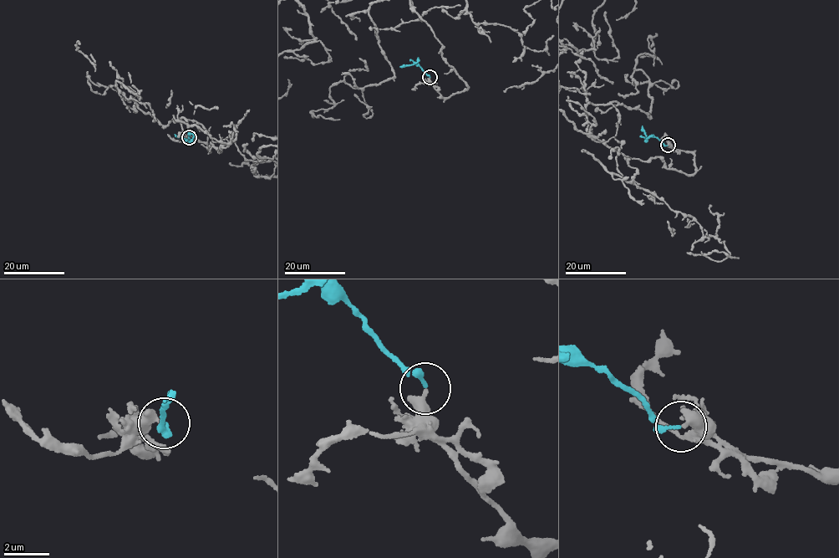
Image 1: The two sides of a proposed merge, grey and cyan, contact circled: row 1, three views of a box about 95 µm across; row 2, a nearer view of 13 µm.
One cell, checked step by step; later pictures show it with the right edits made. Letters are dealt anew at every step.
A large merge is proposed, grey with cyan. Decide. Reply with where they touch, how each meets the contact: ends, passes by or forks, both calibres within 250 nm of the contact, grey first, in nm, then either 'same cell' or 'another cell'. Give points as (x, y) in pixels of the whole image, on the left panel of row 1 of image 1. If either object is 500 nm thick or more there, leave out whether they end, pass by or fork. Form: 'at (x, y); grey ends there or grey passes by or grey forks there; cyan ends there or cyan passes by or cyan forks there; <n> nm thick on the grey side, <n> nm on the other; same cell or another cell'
at (189, 137); grey ends there; cyan ends there; 400 nm thick on the grey side, 200 nm on the other; same cell

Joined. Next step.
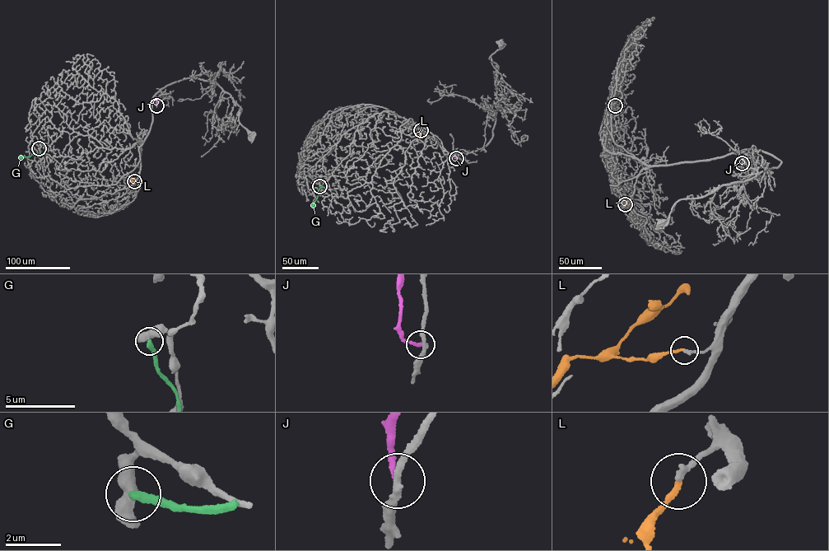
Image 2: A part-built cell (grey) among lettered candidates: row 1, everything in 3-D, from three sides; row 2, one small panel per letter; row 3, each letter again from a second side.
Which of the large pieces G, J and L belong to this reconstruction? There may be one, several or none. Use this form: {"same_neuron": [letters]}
{"same_neuron": ["L"]}

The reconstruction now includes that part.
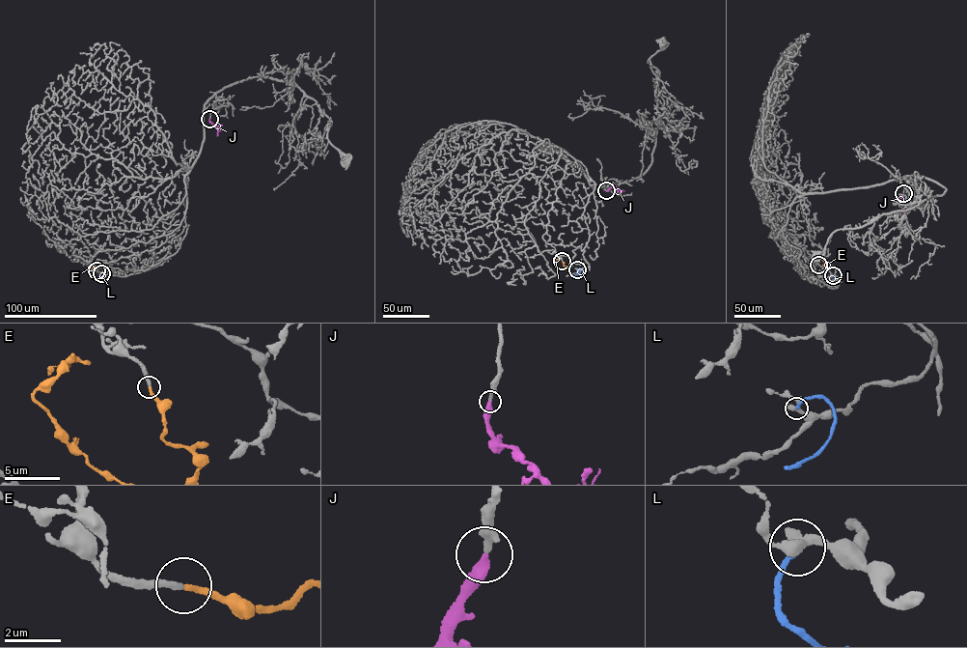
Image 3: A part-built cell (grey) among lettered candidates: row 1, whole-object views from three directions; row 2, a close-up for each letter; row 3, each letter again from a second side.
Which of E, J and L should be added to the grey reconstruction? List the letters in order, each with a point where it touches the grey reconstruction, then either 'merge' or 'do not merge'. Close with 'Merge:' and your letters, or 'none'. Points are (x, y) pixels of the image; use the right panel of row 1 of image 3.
E: meets grey at (818, 265); merge
J: meets grey at (903, 193); merge
L: meets grey at (833, 275); do not merge
Merge: E, J

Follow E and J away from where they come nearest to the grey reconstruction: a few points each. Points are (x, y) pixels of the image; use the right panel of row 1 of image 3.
E: (818, 265), (827, 265), (819, 258), (815, 259), (817, 256)
J: (903, 193), (899, 202), (908, 206), (902, 213)

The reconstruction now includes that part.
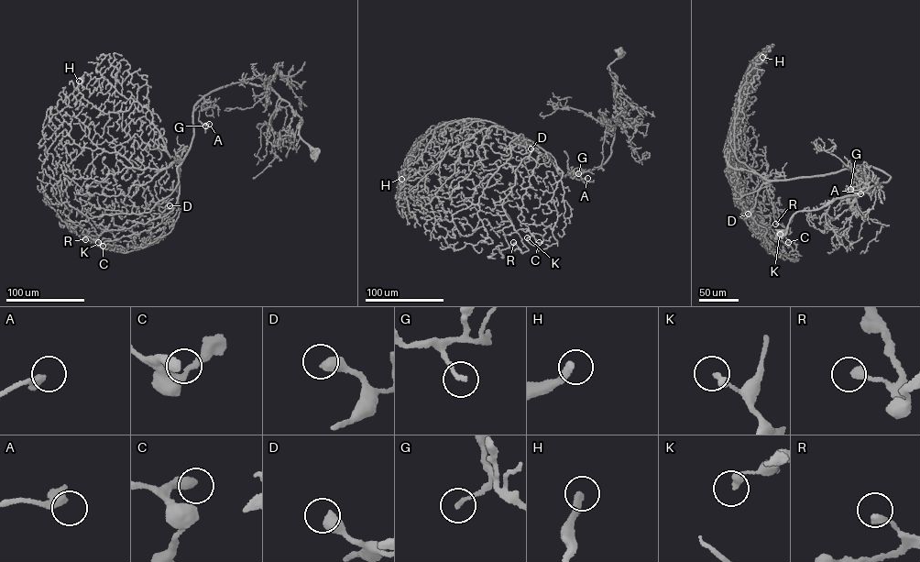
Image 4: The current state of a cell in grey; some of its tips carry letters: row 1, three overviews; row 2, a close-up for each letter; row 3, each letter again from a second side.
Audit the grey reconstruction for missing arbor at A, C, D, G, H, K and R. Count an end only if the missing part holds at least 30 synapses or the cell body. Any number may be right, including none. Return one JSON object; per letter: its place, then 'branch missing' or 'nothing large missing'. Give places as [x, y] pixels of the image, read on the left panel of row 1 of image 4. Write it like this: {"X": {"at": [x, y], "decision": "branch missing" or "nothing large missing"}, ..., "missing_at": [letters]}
{"A": {"at": [209, 124], "decision": "nothing large missing"}, "C": {"at": [103, 246], "decision": "nothing large missing"}, "D": {"at": [169, 205], "decision": "nothing large missing"}, "G": {"at": [205, 126], "decision": "nothing large missing"}, "H": {"at": [79, 81], "decision": "branch missing"}, "K": {"at": [98, 242], "decision": "nothing large missing"}, "R": {"at": [85, 239], "decision": "nothing large missing"}, "missing_at": ["H"]}

